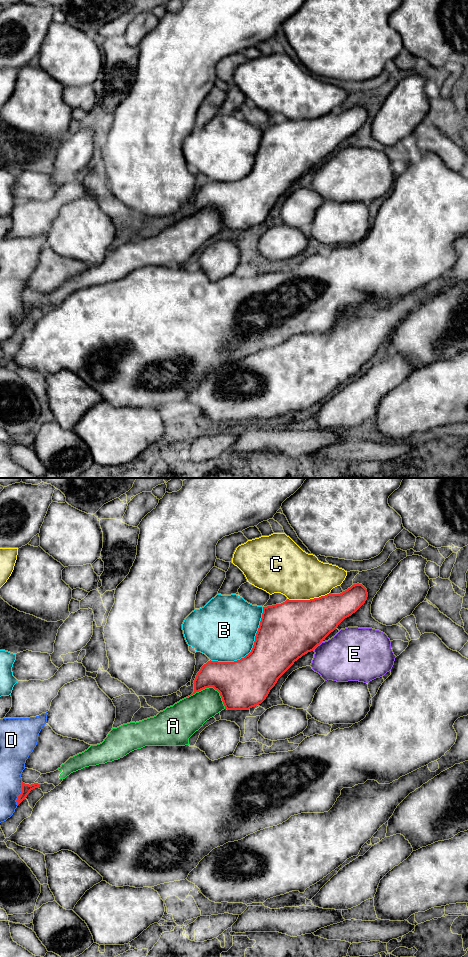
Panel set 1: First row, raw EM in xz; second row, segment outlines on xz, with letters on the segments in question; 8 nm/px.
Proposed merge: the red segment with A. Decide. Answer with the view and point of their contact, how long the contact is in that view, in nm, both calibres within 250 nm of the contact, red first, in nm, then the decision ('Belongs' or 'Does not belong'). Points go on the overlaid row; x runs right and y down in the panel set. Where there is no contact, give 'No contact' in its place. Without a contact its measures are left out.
Touches red at xz (211, 686). Shared border 320 nm. Thickness 400 nm (red) against 260 nm. Belongs

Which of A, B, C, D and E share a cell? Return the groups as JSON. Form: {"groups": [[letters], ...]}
{"groups": [["A"], ["B"], ["C"], ["D"], ["E"]]}

